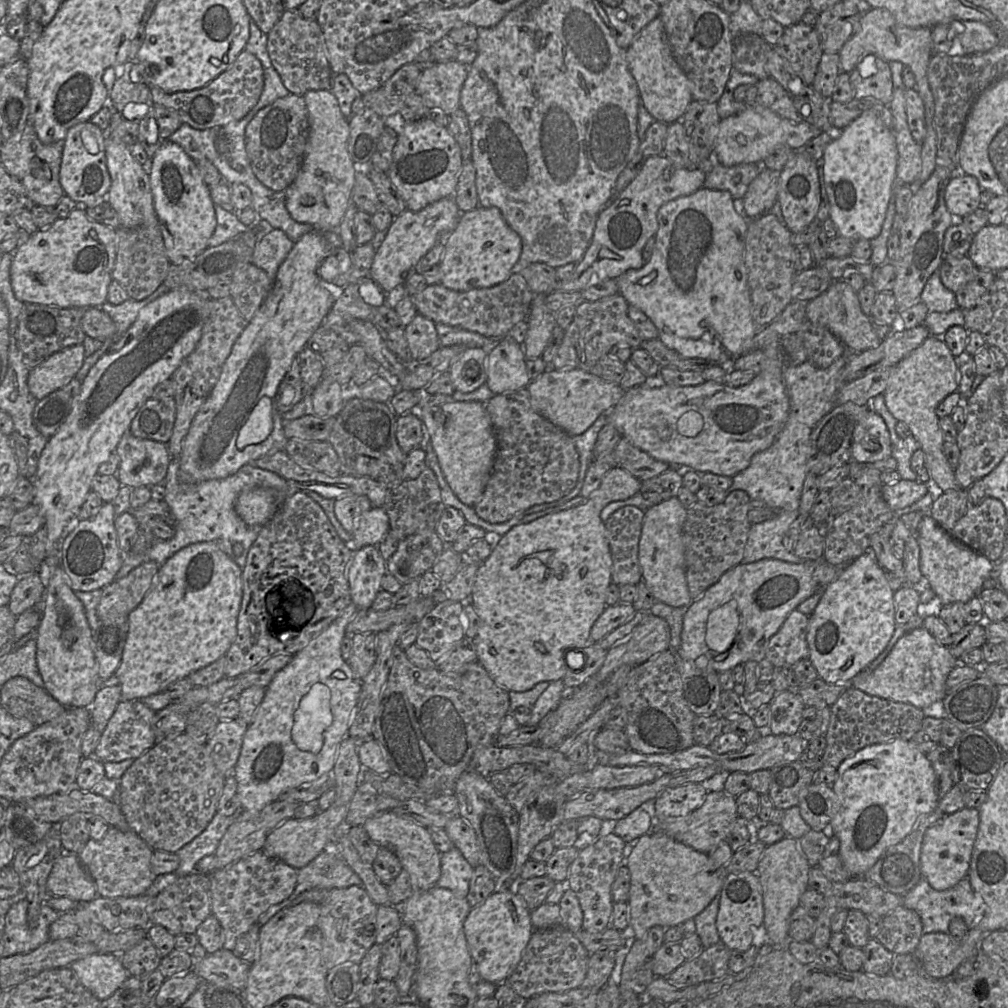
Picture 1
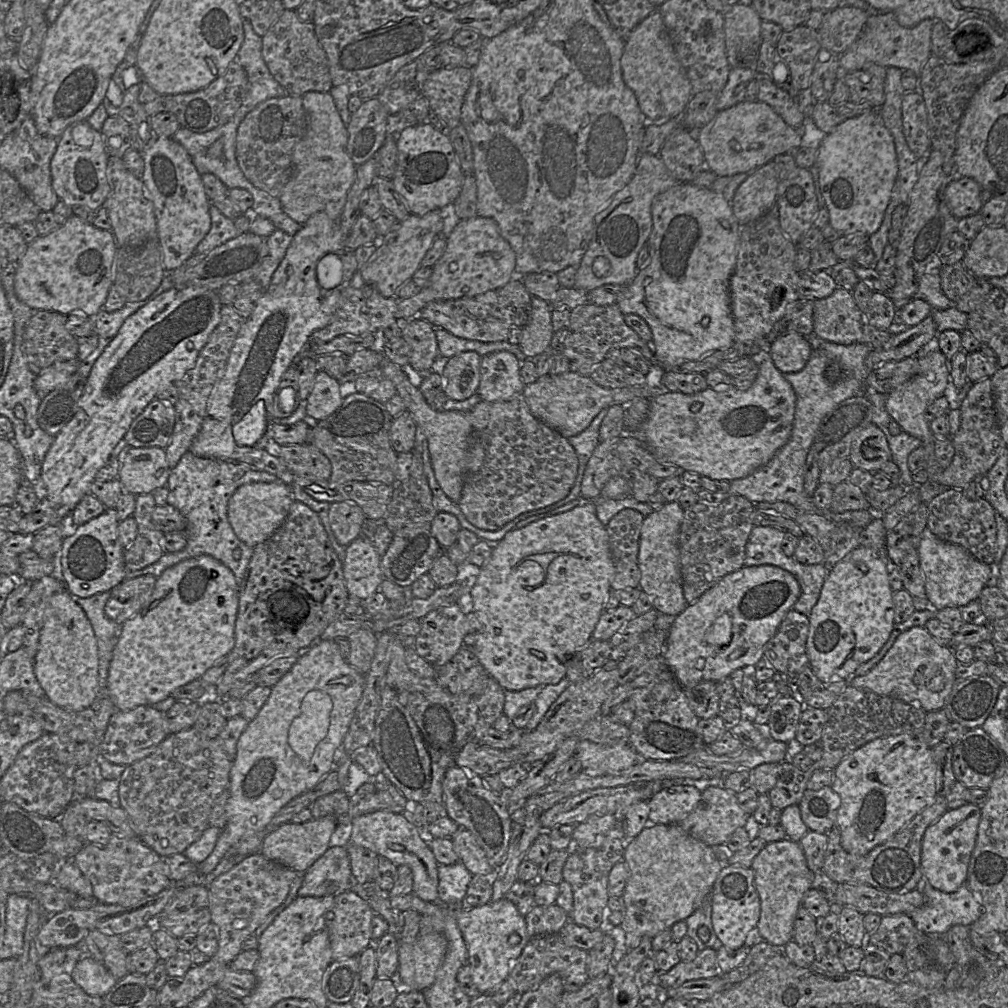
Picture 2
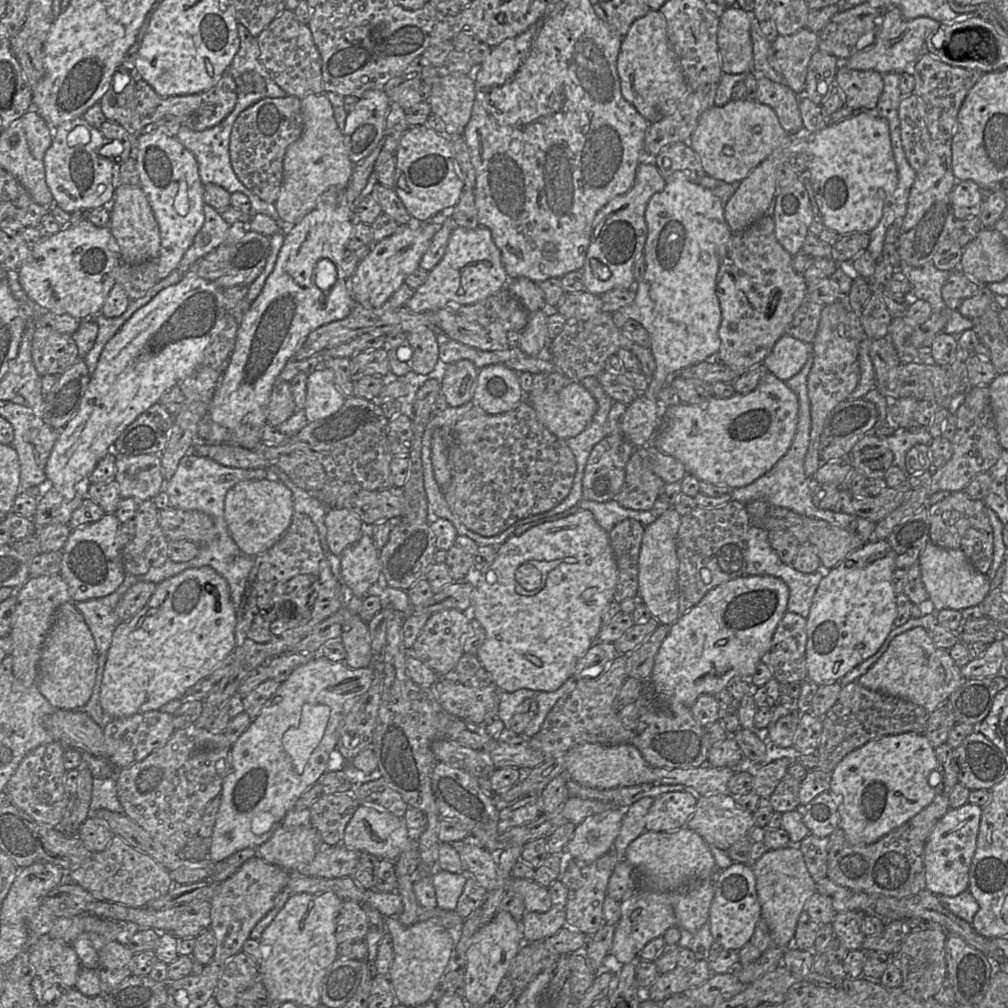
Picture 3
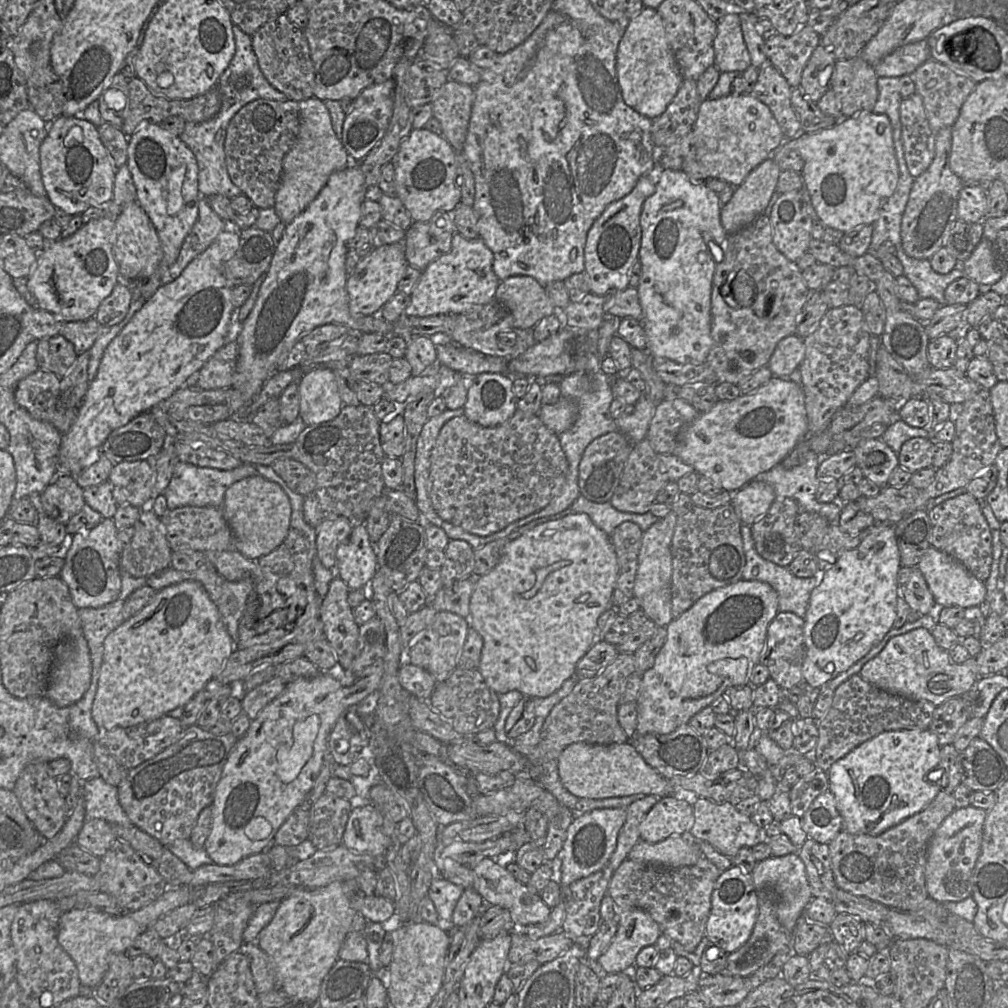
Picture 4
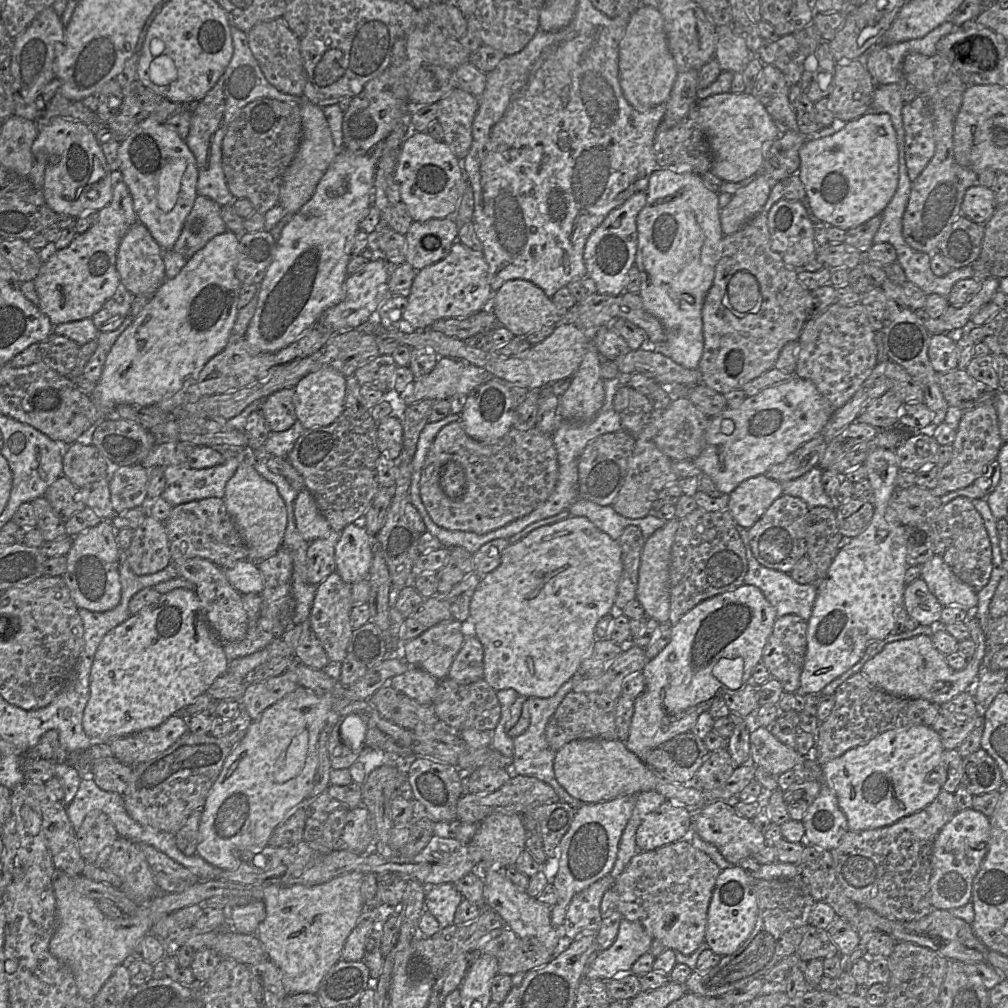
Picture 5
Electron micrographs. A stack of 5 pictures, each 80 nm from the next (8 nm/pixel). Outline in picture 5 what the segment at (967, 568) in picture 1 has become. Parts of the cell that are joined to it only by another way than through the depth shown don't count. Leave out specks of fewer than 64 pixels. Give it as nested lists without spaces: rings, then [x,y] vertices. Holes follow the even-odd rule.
[[[938,555],[921,565],[920,578],[943,607],[957,606],[973,614],[978,601],[977,592],[959,580]]]

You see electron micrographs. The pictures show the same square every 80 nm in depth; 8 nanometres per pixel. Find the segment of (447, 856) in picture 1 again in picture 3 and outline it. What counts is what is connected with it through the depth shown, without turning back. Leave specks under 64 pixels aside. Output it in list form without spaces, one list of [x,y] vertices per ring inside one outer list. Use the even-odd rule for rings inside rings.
[[[437,868],[432,873],[437,907],[443,910],[455,910],[468,877],[471,876],[467,873],[456,874]]]

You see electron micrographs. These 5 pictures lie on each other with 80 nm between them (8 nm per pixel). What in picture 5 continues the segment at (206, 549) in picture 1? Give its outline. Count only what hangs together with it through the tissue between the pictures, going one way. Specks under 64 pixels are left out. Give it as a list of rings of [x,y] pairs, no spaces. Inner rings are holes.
[[[185,589],[163,594],[156,603],[131,615],[102,639],[91,667],[90,697],[83,714],[83,730],[92,745],[155,728],[206,693],[217,678],[227,673],[229,663],[223,642],[210,628],[196,594]]]

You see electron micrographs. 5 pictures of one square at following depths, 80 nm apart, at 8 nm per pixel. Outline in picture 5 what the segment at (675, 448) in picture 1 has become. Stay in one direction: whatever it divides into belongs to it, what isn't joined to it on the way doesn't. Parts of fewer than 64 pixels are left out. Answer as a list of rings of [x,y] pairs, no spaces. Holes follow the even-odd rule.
[[[794,376],[765,388],[755,396],[748,396],[737,409],[726,408],[717,416],[710,417],[705,433],[705,447],[692,461],[714,481],[722,494],[730,495],[739,484],[767,473],[773,465],[784,462],[802,444],[813,439],[836,410],[812,381]]]

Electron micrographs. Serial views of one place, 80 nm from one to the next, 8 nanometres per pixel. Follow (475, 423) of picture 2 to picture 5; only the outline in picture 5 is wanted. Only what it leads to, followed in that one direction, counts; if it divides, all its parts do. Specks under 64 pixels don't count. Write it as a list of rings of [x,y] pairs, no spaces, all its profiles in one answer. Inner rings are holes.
[[[460,420],[444,426],[436,435],[422,468],[420,496],[437,526],[451,531],[486,534],[528,515],[545,502],[556,486],[558,473],[552,434],[543,433],[536,427],[527,431],[511,428],[497,442],[486,443],[469,437]]]

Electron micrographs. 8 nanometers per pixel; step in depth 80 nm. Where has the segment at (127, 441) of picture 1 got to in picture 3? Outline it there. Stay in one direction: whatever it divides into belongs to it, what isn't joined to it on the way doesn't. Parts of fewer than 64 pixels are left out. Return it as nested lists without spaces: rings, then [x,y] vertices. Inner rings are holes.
[[[114,455],[116,471],[113,479],[118,484],[121,499],[153,500],[164,489],[166,480],[162,474],[160,455]]]

